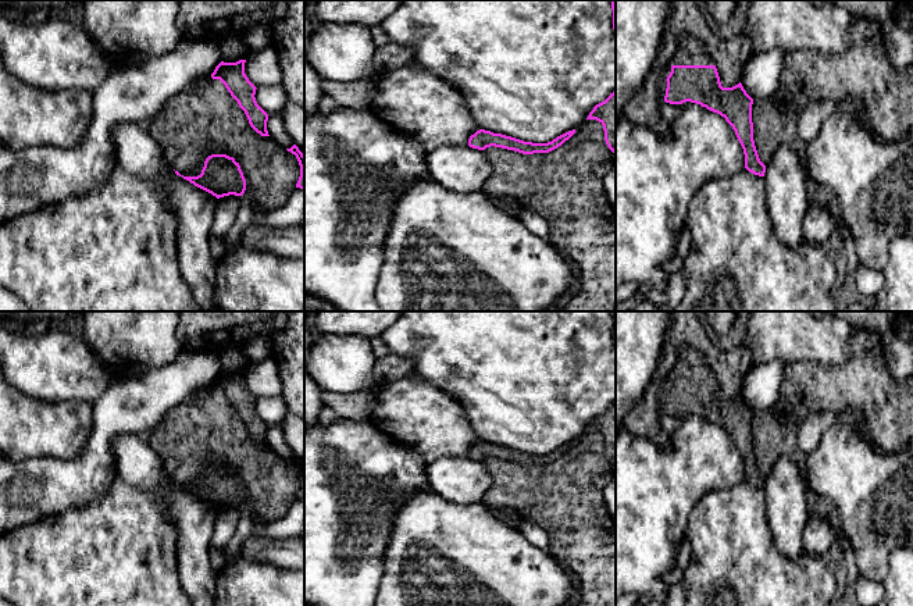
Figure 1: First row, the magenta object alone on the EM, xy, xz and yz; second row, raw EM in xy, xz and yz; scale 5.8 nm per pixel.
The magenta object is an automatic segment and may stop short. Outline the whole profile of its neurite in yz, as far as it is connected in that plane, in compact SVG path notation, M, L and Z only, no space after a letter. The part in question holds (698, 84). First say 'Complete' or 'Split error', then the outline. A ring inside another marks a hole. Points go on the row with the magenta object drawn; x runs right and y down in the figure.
Split error. M680 36L677 50L661 72L659 93L663 103L691 101L724 117L743 149L745 168L764 177L766 165L760 161L753 140L753 99L741 82L732 88L721 86L712 57L695 36Z

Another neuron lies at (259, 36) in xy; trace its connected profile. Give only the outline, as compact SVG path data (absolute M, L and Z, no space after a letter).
M268 22L257 24L245 33L252 51L258 51L272 44L272 25Z

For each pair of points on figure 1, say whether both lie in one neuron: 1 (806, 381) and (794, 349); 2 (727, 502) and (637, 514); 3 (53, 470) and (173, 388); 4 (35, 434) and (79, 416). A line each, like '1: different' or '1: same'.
1: different
2: different
3: same
4: same

